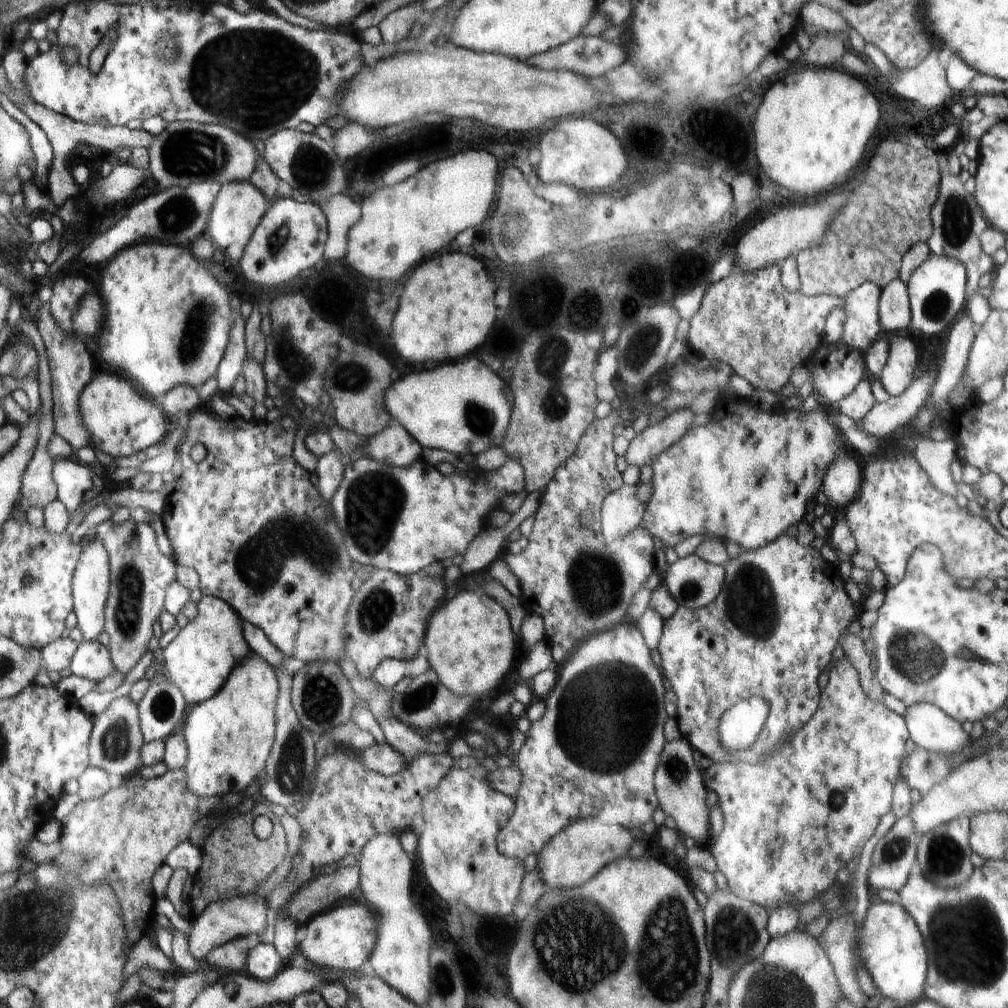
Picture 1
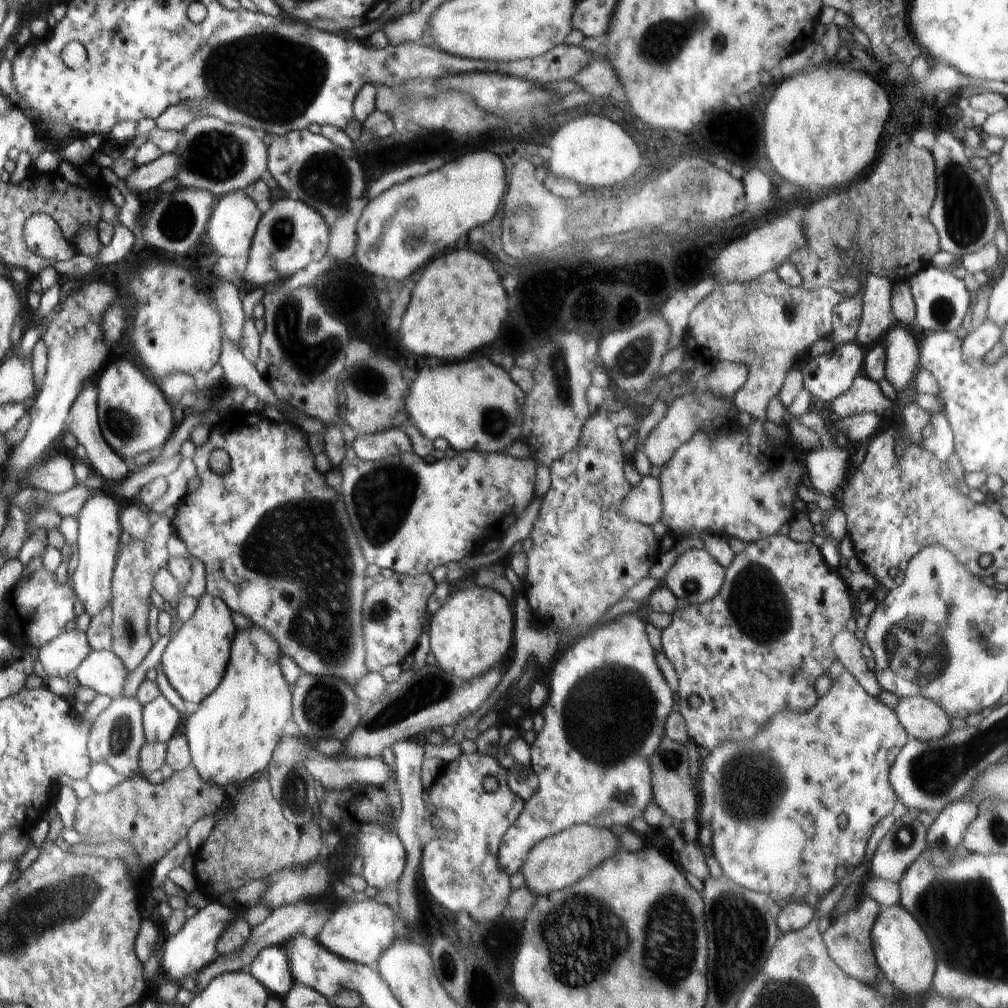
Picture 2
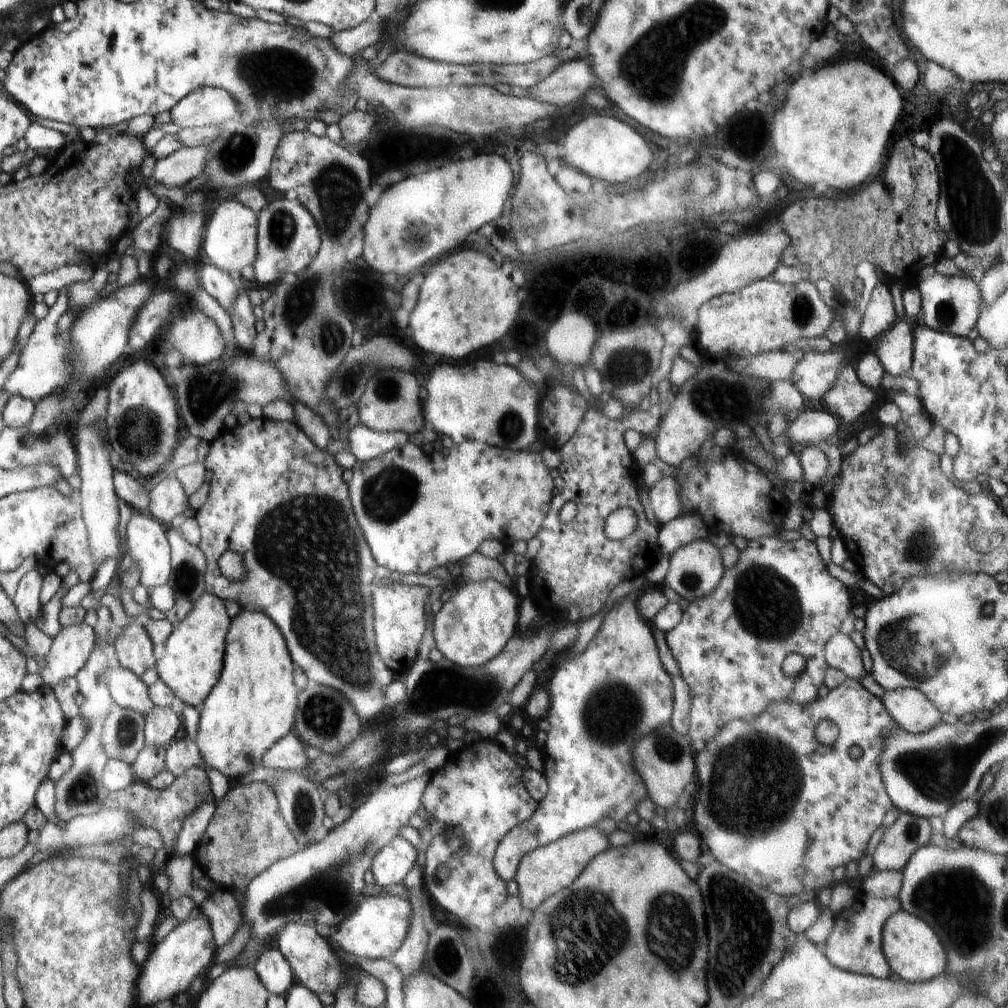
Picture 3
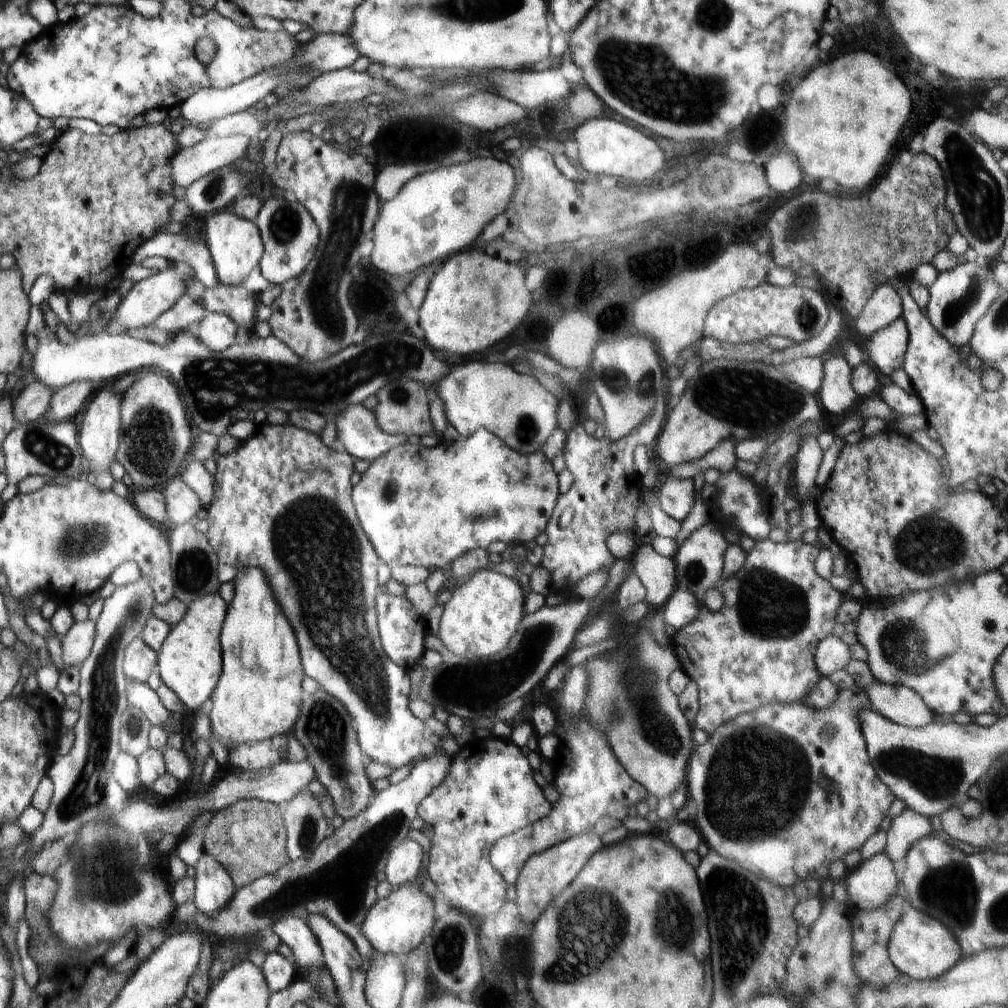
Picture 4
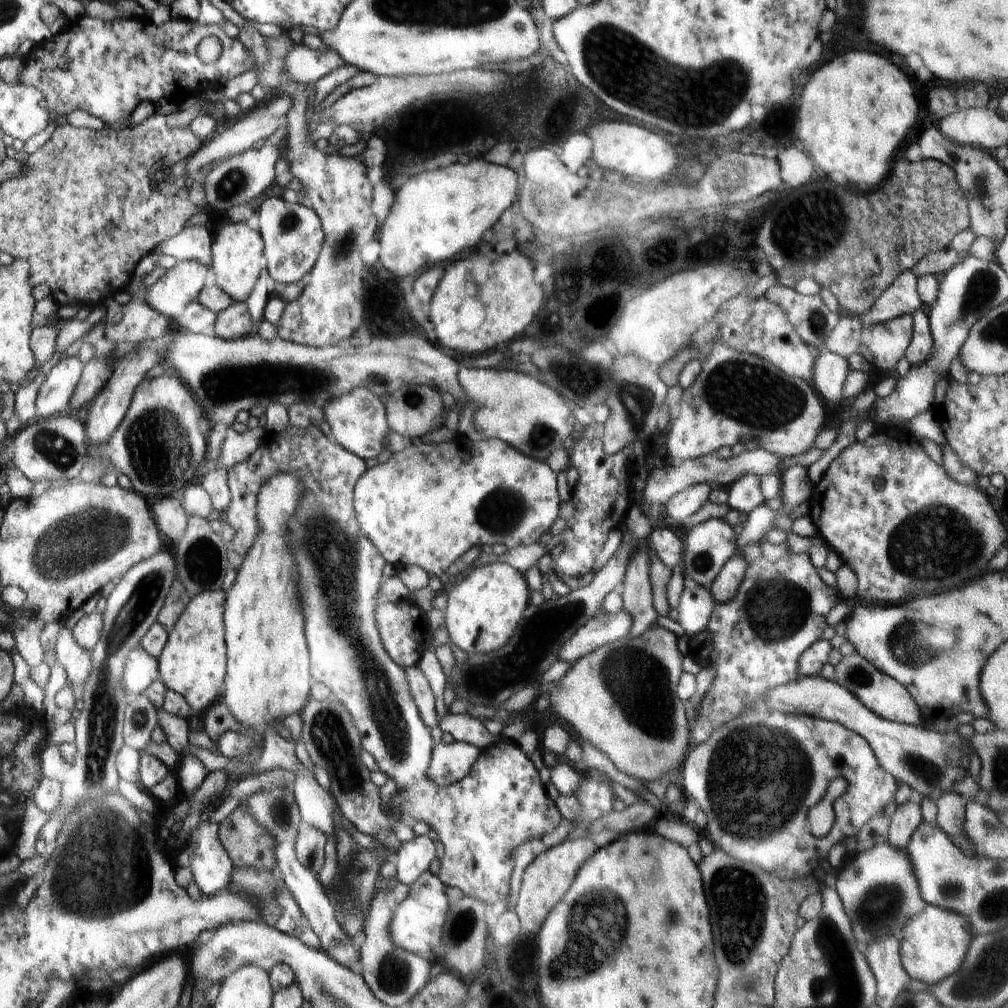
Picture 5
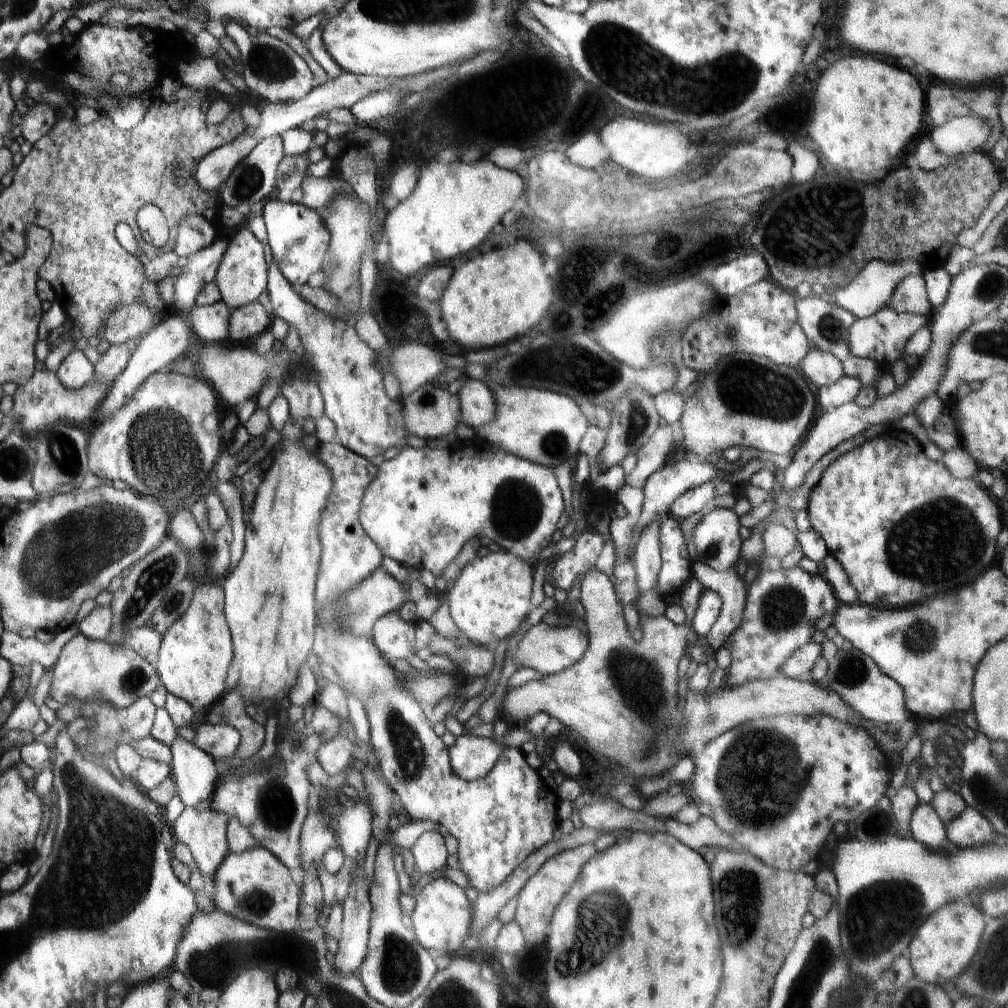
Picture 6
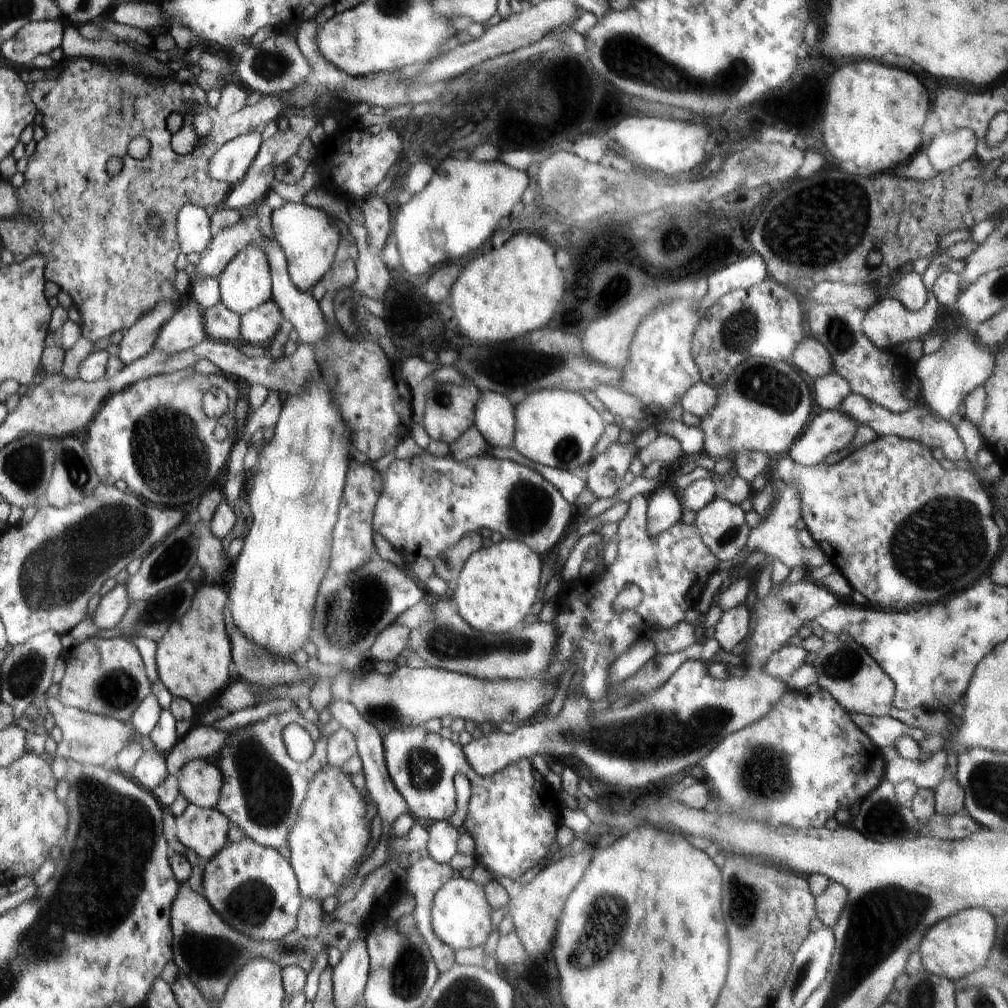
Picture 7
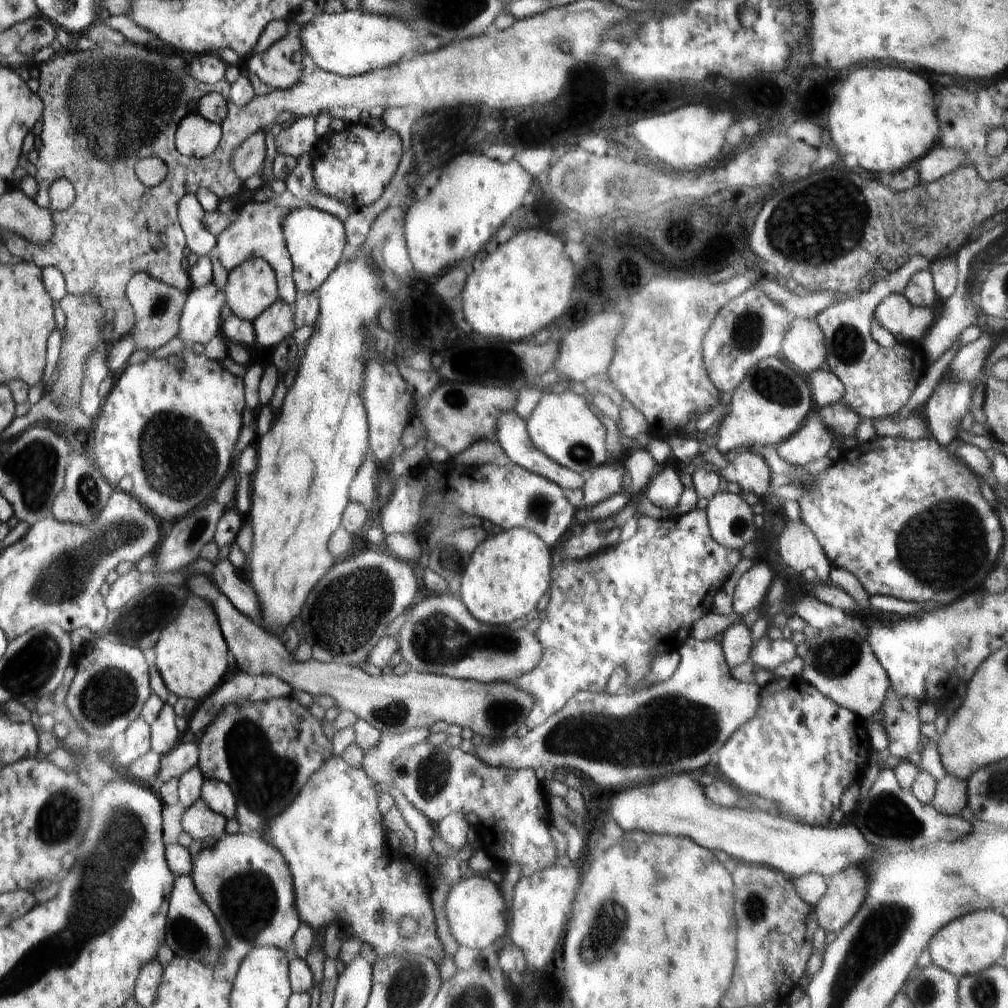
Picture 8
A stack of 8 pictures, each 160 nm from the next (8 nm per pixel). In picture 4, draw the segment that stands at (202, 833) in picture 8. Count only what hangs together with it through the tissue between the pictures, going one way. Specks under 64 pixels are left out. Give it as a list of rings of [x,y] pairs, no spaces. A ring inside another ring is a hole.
[[[202,853],[195,869],[193,902],[200,913],[213,915],[230,902],[236,886],[228,871],[210,853]]]

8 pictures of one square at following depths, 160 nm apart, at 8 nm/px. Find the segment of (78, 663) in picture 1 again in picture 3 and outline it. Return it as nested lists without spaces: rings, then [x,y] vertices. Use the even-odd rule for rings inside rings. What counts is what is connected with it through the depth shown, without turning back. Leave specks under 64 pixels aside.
[[[117,663],[113,664],[113,670],[110,670],[107,676],[107,683],[118,707],[129,708],[146,716],[154,706],[148,694],[148,687],[141,677],[131,670],[123,669]]]

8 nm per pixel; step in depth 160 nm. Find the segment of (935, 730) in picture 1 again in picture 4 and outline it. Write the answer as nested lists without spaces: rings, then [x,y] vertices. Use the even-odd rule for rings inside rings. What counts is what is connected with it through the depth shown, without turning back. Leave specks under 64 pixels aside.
[[[875,680],[864,690],[870,708],[896,724],[916,728],[933,722],[934,712],[907,686],[892,686]]]

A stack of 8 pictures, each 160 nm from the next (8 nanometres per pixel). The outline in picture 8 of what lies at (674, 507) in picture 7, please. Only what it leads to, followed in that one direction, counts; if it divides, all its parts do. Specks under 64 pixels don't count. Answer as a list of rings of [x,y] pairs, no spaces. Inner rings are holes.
[[[660,467],[654,480],[644,490],[644,496],[659,508],[673,514],[684,493],[684,486],[674,468]]]

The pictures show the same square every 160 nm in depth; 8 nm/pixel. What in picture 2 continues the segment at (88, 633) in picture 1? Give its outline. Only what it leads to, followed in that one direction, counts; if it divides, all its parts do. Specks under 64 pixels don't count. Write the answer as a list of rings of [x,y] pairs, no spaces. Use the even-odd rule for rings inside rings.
[[[102,491],[90,495],[81,514],[78,515],[78,540],[74,548],[71,567],[74,592],[91,618],[112,601],[112,580],[114,564],[118,558],[118,538],[120,538],[120,506]]]

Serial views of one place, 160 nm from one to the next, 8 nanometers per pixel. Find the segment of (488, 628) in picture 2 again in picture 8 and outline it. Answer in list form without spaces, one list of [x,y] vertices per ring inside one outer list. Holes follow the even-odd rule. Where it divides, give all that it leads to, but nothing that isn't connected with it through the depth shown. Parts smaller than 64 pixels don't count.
[[[522,528],[483,541],[474,550],[460,585],[460,598],[470,615],[494,626],[508,626],[526,618],[551,584],[551,552],[534,532]]]

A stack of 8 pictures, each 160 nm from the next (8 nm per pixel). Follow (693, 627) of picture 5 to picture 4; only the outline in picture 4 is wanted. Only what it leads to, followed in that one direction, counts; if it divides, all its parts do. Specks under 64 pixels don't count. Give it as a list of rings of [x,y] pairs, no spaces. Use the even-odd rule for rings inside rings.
[[[676,588],[662,608],[663,620],[676,629],[684,628],[697,618],[700,603],[690,591]]]

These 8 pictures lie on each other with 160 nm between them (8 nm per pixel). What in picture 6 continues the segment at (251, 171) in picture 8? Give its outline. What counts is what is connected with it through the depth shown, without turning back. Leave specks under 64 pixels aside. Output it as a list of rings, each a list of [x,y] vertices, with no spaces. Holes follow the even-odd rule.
[[[244,134],[233,143],[224,144],[210,152],[201,164],[198,164],[197,182],[208,192],[220,191],[232,170],[258,145],[258,139]]]

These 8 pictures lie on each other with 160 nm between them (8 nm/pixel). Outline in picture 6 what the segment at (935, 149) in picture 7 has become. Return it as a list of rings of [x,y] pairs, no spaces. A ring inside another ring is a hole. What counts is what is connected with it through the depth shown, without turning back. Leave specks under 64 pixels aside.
[[[960,116],[934,128],[932,141],[944,154],[959,156],[982,151],[988,136],[992,136],[992,124],[978,116]]]

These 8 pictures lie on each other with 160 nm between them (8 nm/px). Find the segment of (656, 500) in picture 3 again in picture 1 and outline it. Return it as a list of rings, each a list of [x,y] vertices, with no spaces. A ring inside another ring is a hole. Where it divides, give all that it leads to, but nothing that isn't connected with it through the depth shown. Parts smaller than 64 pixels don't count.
[[[623,484],[605,496],[601,506],[601,531],[611,543],[640,526],[645,513],[645,502],[637,497],[637,485]]]

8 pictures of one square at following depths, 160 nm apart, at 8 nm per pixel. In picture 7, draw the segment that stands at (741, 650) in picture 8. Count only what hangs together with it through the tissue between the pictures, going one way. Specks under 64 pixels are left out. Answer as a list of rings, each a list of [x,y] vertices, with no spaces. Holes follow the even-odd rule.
[[[740,604],[721,614],[714,627],[713,639],[720,644],[723,651],[730,653],[746,639],[750,630],[751,613],[745,604]]]

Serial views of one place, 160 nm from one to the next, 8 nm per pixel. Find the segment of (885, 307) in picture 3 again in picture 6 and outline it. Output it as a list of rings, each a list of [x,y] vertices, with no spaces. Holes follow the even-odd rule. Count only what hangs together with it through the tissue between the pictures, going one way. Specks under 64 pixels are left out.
[[[921,274],[906,276],[891,292],[886,308],[898,313],[913,313],[929,317],[934,310],[927,298],[924,278]]]

